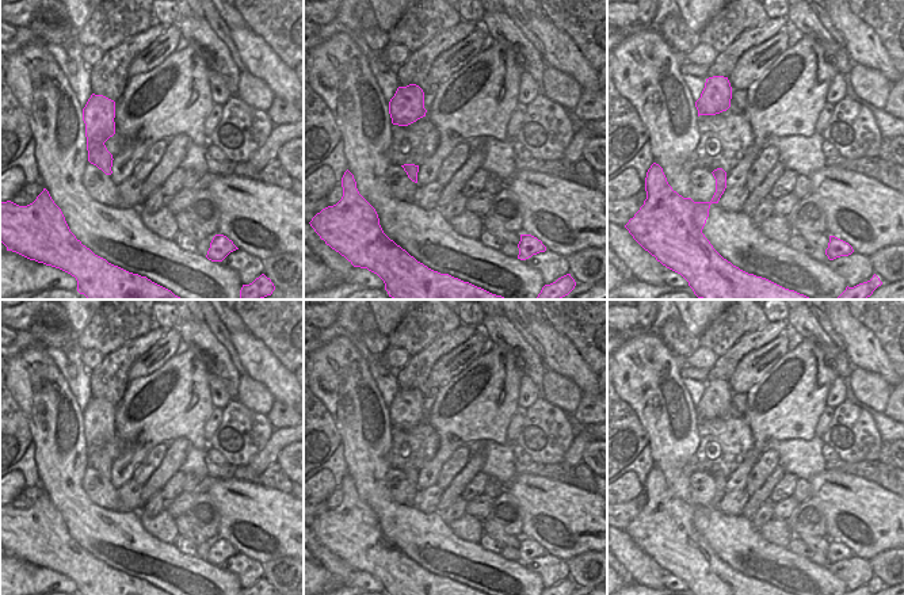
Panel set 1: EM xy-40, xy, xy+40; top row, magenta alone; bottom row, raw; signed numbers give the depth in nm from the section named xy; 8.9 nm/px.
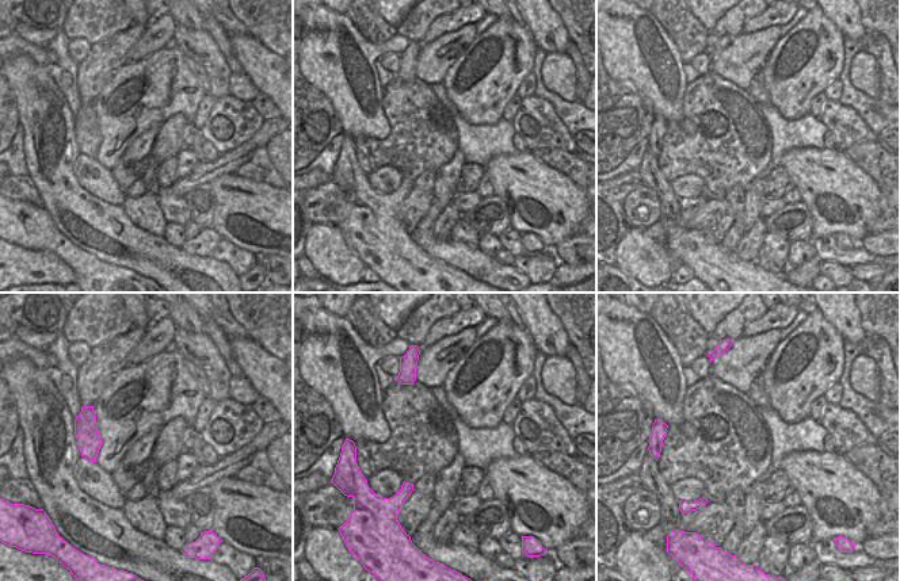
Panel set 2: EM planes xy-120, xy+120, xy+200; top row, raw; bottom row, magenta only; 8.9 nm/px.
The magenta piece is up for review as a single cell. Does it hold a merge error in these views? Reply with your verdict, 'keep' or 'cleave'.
keep

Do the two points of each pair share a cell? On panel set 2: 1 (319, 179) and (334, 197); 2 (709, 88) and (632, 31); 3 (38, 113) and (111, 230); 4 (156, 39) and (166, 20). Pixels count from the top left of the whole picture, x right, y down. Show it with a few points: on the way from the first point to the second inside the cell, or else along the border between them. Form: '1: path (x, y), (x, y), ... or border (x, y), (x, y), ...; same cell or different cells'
1: border (330, 179), (307, 190); different cells
2: border (687, 83), (682, 114); different cells
3: path (49, 142), (53, 176), (82, 205); same cell
4: path (157, 35), (166, 25); same cell

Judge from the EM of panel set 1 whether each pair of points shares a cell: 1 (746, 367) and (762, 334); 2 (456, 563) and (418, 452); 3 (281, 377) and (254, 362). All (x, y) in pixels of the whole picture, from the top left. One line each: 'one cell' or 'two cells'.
1: two cells
2: two cells
3: one cell

